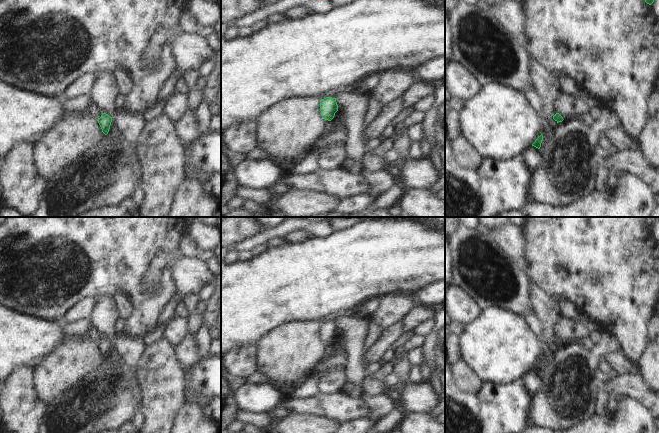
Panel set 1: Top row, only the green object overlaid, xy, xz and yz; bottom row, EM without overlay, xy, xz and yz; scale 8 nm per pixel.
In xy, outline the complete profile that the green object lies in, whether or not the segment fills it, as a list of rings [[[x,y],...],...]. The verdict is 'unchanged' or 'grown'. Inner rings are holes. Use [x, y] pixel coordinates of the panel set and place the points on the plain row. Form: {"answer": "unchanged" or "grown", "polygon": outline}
{"answer": "unchanged", "polygon": [[[102,337],[101,341],[98,343],[98,347],[102,353],[102,356],[107,359],[110,353],[110,349],[112,346],[112,341],[110,341],[106,337]]]}

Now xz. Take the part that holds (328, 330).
{"answer": "unchanged", "polygon": [[[326,321],[320,325],[321,340],[328,345],[331,345],[335,337],[338,335],[336,322]]]}

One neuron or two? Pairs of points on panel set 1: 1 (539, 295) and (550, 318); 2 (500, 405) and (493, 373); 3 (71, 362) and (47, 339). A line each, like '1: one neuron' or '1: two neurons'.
1: one neuron
2: two neurons
3: two neurons

